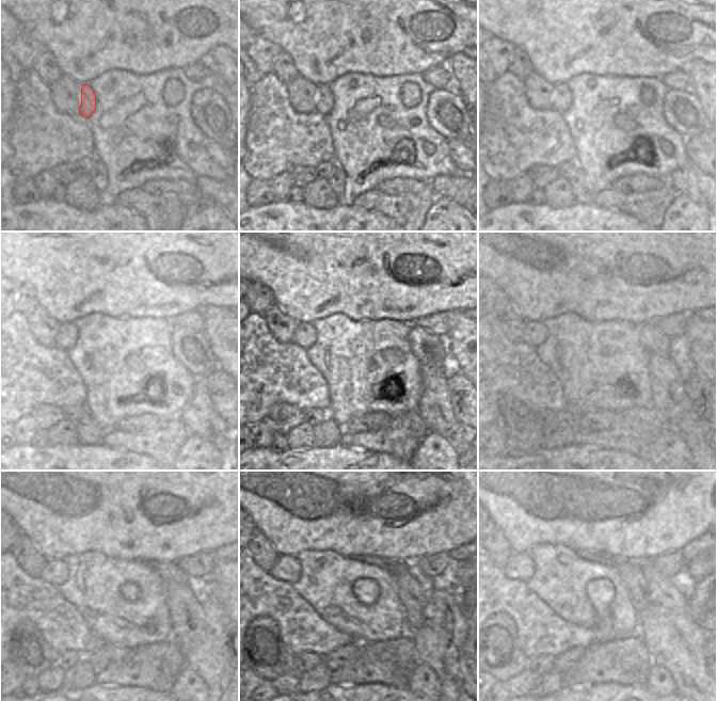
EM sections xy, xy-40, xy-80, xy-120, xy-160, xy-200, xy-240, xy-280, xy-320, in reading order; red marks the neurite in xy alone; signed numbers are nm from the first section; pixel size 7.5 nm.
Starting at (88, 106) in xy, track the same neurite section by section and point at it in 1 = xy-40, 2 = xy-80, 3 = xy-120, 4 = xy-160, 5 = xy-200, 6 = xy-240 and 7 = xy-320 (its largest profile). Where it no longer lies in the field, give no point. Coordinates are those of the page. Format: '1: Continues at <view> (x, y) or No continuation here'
1: Continues at xy-40 (324, 99)
2: Continues at xy-80 (560, 98)
3: Continues at xy-120 (67, 334)
4: Continues at xy-160 (304, 336)
5: Continues at xy-200 (535, 333)
6: Continues at xy-240 (56, 572)
7: Continues at xy-320 (520, 566).

